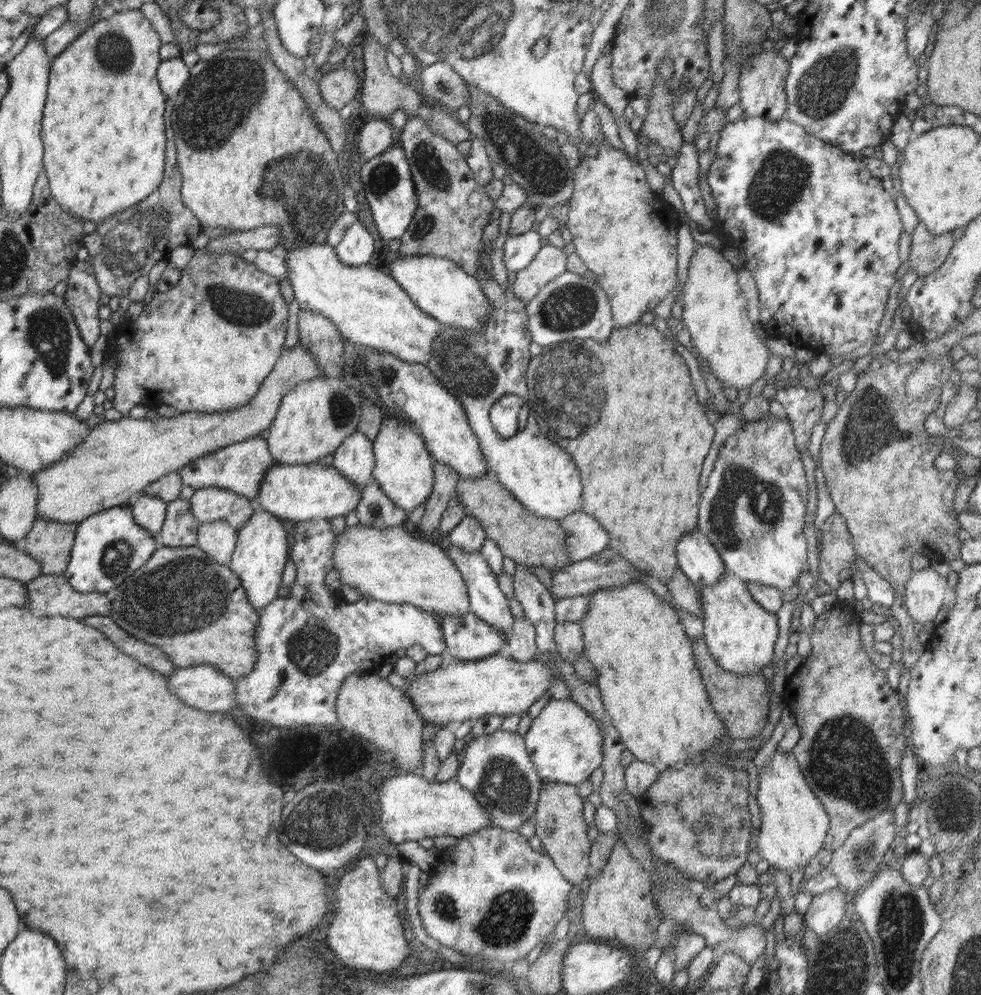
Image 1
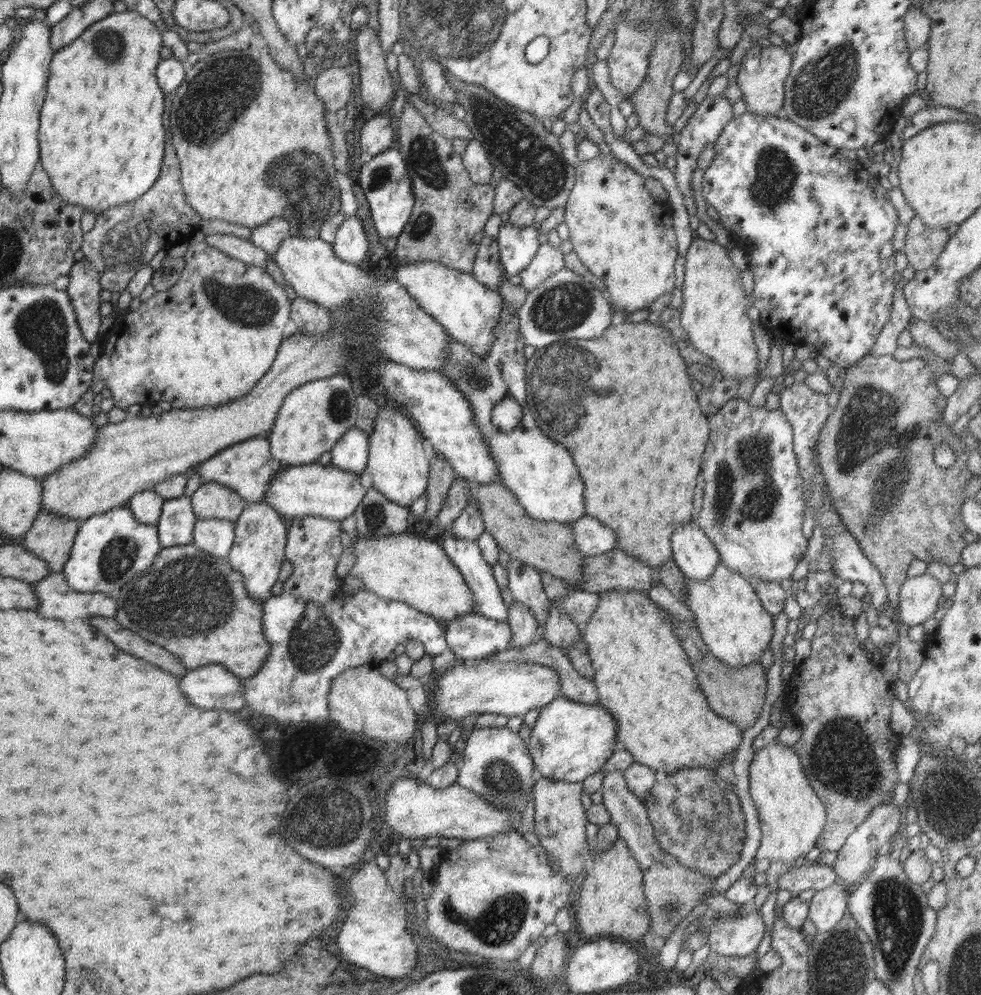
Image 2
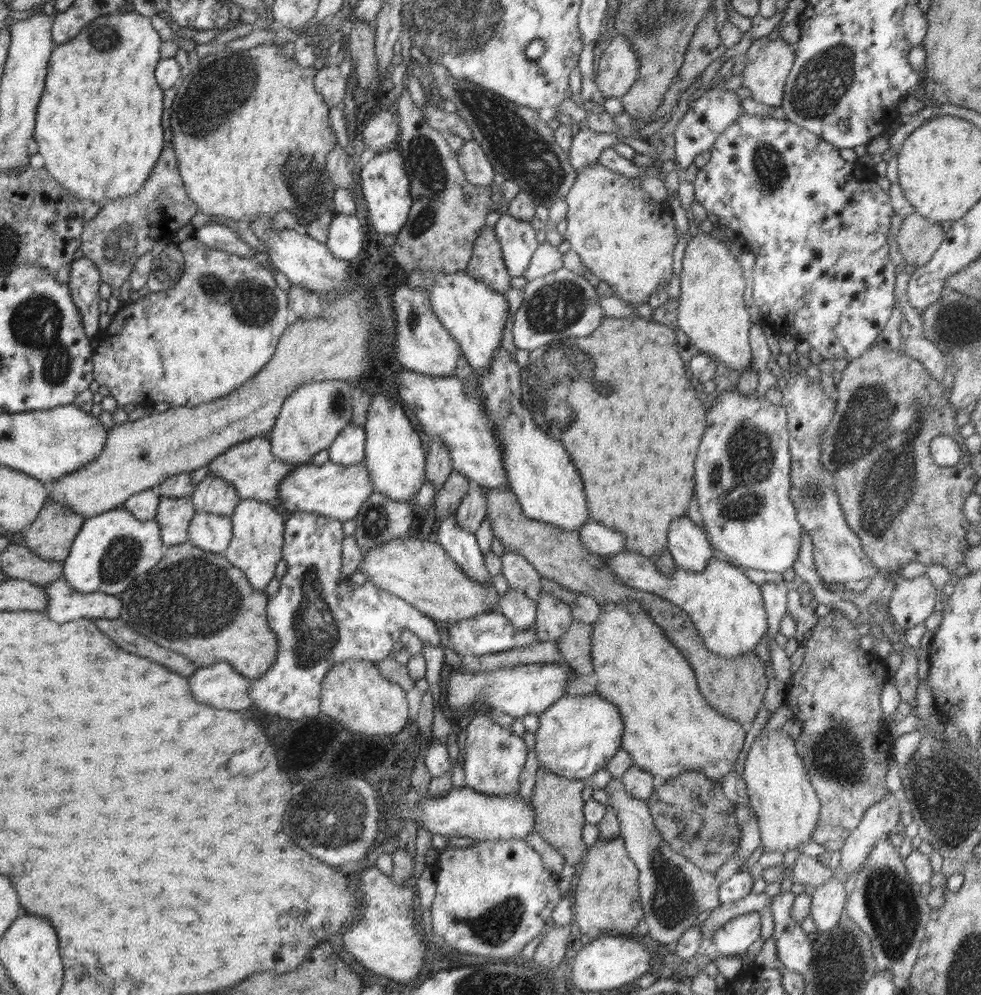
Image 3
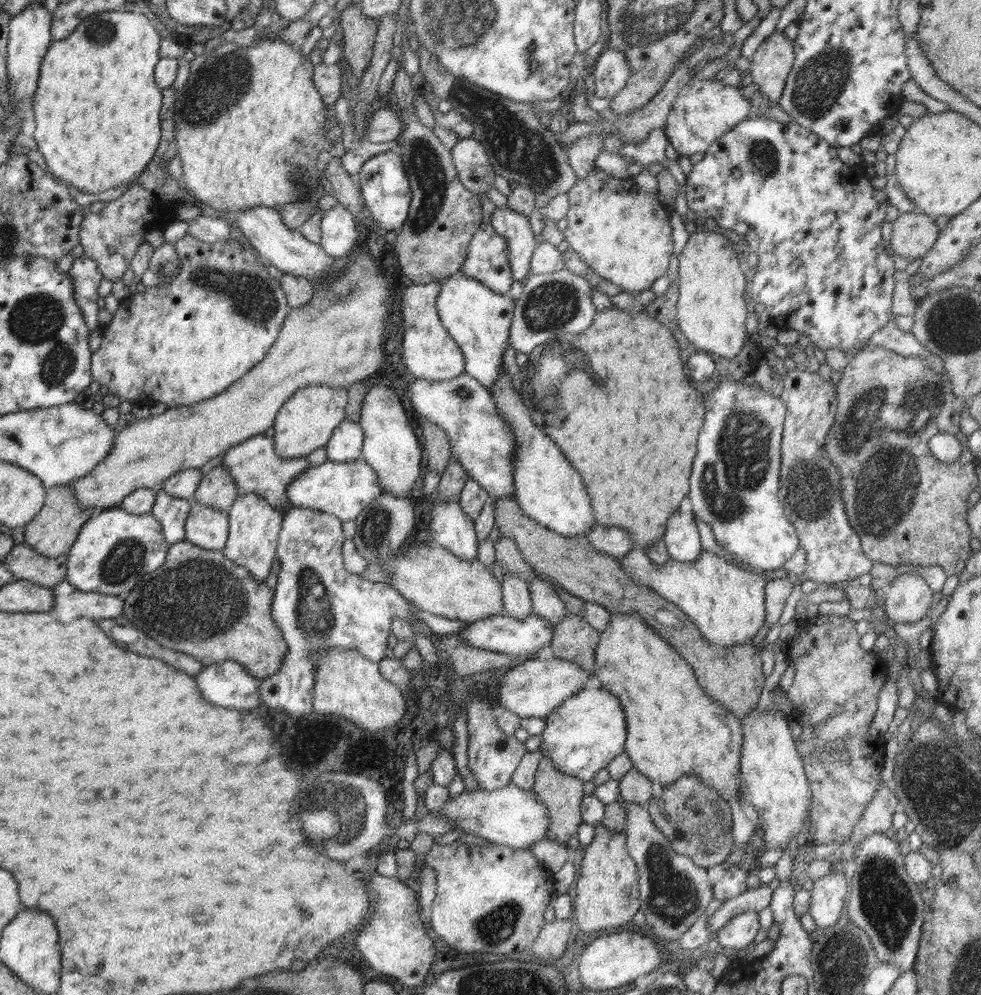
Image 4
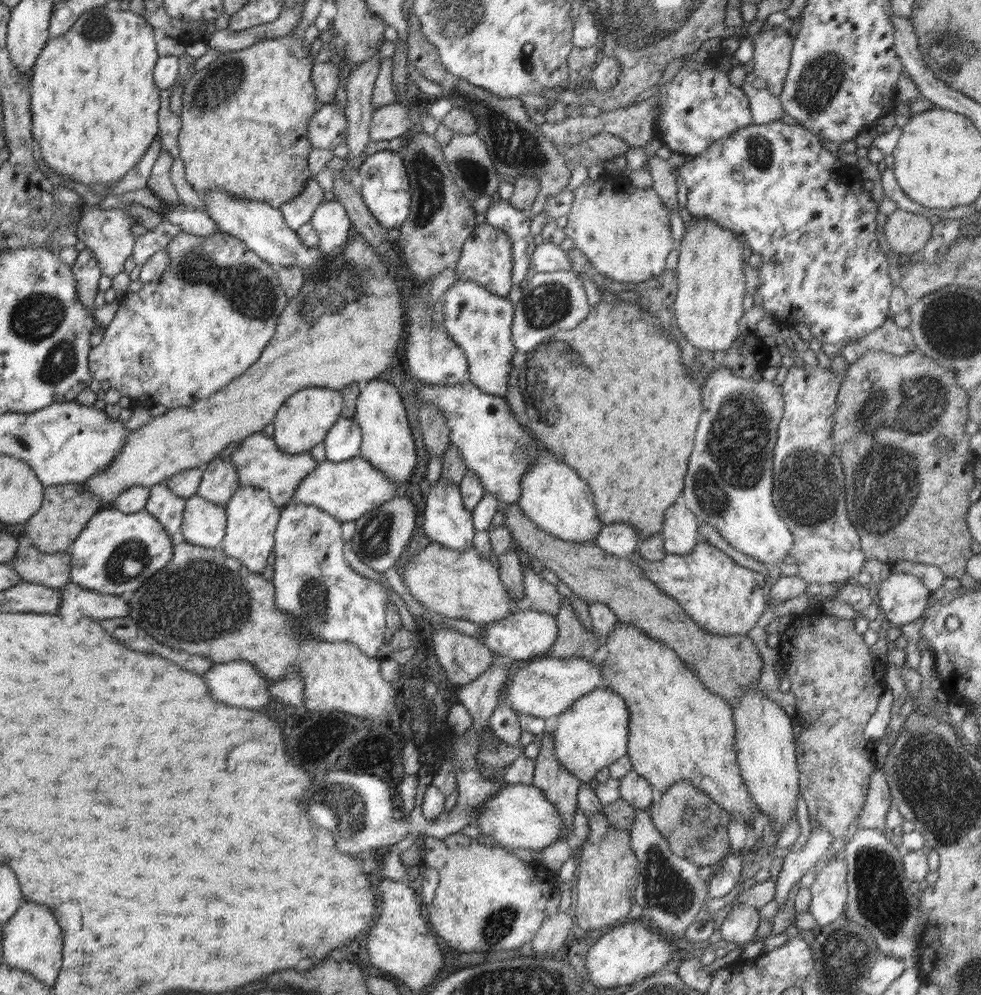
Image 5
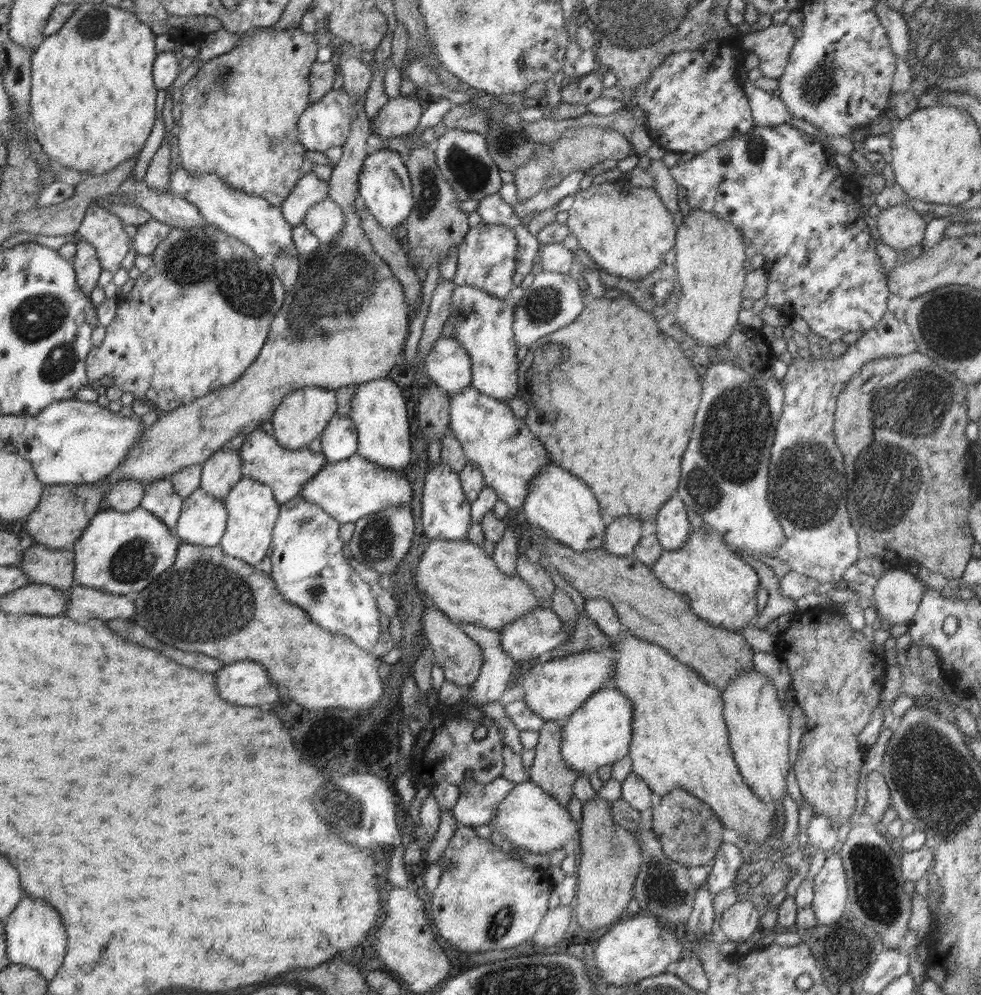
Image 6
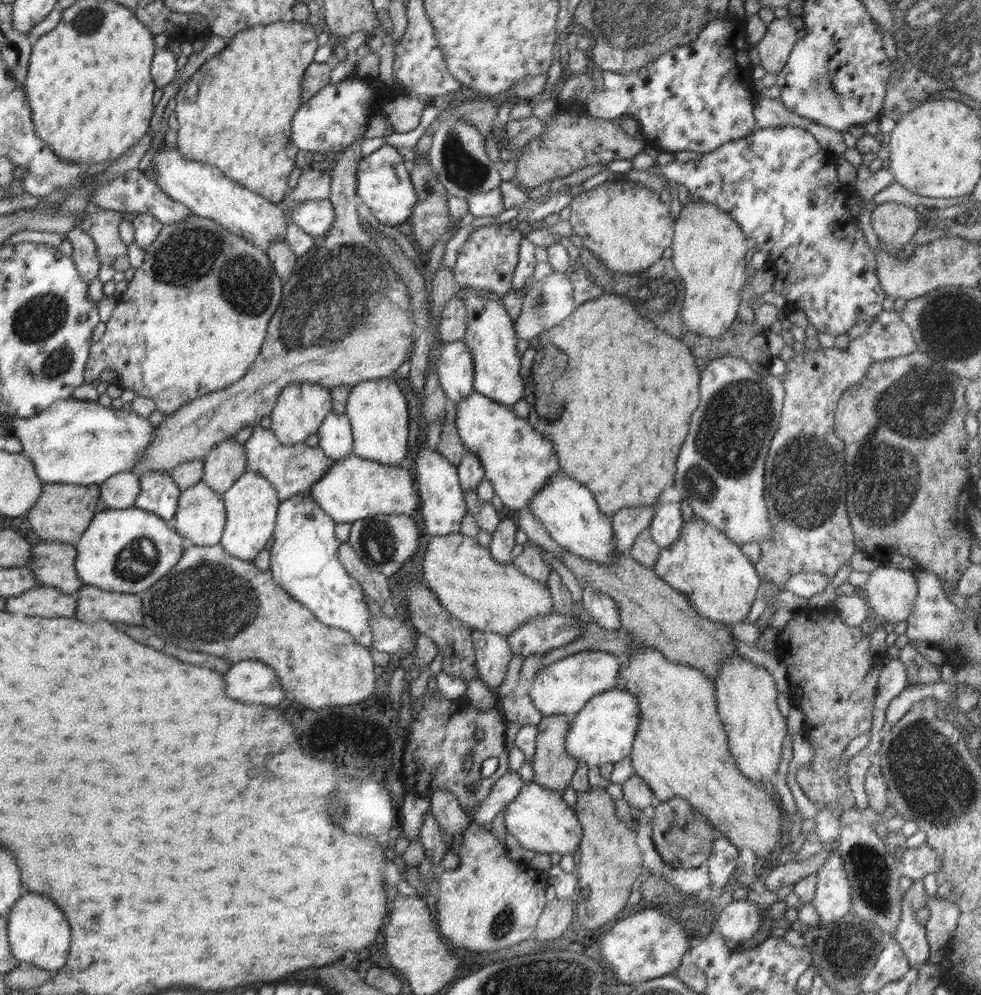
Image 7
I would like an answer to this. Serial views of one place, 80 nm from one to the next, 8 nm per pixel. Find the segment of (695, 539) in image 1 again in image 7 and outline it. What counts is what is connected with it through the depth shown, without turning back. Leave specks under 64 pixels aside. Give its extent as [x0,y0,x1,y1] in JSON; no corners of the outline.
[648,484,686,548]

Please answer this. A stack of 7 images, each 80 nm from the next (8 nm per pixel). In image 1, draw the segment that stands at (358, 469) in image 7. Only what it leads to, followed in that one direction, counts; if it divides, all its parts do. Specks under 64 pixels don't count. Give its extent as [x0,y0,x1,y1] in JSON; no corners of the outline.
[255,461,361,521]

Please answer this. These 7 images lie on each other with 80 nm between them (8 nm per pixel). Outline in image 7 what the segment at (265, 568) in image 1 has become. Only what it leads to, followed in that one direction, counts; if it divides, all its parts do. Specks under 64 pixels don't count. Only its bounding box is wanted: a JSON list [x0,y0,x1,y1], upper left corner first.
[220,472,280,561]

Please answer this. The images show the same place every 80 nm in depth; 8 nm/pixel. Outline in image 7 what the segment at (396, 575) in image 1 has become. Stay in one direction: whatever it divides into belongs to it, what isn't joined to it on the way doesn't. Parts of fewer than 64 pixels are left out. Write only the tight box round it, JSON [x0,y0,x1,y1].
[423,533,554,635]

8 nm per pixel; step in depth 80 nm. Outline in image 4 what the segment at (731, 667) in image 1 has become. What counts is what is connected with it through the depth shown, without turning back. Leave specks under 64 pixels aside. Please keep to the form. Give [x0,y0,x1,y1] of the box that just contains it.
[616,546,788,648]

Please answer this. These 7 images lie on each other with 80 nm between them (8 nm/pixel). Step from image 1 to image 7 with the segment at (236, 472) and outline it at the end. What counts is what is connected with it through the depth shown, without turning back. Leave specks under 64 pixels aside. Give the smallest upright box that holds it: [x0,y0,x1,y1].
[244,424,333,501]

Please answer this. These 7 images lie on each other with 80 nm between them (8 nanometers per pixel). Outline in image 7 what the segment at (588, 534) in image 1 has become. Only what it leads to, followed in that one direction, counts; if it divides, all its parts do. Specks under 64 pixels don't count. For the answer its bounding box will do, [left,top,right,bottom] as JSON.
[610,506,657,554]

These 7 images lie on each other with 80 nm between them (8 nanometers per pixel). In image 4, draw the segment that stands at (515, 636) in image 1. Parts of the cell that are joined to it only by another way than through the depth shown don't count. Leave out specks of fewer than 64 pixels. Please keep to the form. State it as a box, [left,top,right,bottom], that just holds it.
[501,574,532,620]

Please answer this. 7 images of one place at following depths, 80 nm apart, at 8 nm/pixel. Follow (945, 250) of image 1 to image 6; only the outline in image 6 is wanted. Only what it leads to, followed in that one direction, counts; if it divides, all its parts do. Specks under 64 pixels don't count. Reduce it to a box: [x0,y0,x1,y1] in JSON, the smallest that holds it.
[875,205,926,253]

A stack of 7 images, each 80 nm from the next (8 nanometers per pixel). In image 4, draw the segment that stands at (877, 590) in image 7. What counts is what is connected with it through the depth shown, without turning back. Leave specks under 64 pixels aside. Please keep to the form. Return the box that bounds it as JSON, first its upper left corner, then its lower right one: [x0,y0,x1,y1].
[884,573,933,624]

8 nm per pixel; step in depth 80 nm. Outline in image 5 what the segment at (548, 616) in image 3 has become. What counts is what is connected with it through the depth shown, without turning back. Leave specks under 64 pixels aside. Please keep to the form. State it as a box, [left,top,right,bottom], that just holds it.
[523,559,561,616]

